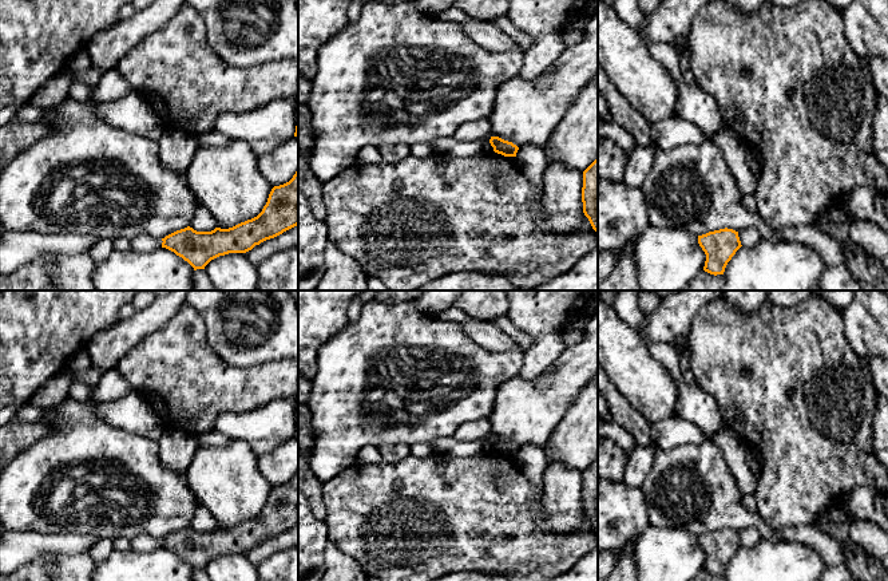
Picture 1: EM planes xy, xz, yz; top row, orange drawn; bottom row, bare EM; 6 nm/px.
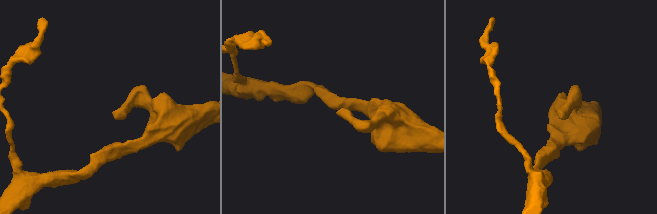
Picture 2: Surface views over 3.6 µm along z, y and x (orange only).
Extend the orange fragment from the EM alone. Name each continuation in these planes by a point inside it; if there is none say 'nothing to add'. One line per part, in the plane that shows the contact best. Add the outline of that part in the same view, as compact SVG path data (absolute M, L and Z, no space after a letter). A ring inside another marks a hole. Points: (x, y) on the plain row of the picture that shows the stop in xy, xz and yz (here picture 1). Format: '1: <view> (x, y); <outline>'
nothing to add

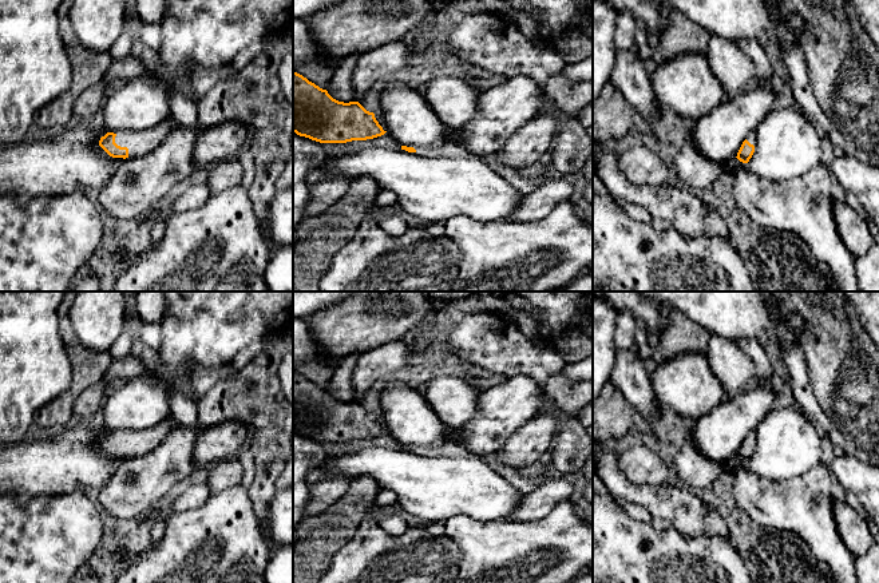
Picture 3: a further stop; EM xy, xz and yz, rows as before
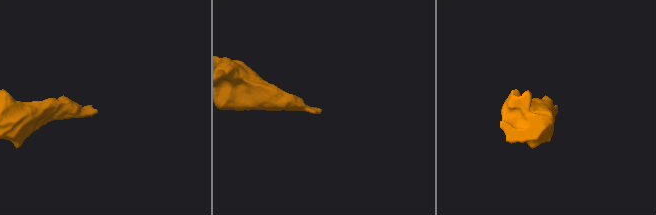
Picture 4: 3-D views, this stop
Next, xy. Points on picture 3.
1: xy (139, 443); M170 416L158 425L135 433L116 433L115 443L128 448L128 457L136 457L157 448L178 423Z

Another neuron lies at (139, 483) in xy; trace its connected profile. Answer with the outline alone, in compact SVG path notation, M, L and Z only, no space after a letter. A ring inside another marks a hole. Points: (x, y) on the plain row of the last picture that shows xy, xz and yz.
M178 424L157 448L126 457L98 491L98 505L119 520L147 516L174 484L189 479L197 468L195 441L203 429L201 424Z

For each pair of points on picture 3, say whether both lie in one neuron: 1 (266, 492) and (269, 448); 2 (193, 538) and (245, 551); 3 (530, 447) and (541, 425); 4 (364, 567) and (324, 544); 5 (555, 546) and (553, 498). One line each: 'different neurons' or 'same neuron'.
1: same neuron
2: same neuron
3: same neuron
4: different neurons
5: different neurons

